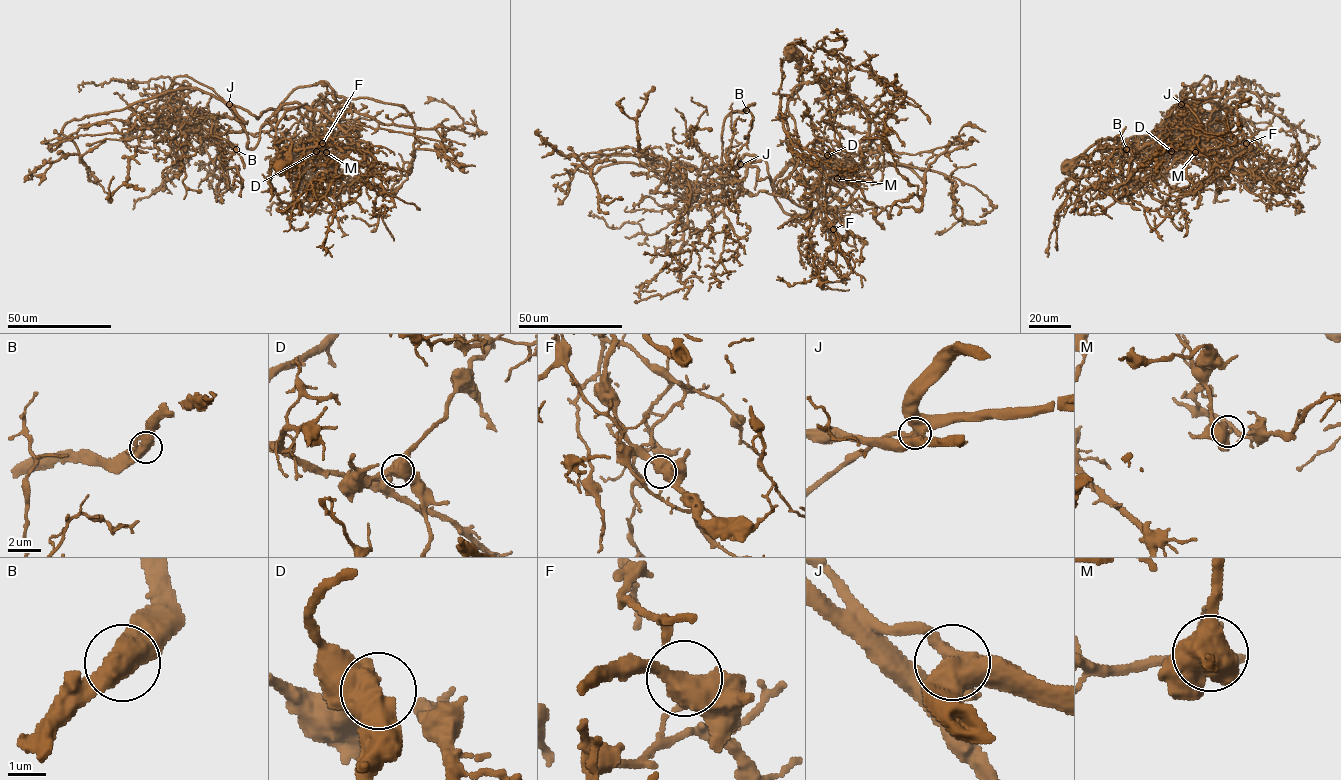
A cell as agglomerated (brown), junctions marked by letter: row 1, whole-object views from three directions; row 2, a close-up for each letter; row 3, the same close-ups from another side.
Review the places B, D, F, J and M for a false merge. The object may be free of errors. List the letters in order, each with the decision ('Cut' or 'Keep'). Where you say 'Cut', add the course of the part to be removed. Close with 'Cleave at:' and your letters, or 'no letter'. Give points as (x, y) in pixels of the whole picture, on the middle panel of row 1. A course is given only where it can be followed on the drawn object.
B: Keep
D: Keep
F: Keep
J: Cut. Course of the part to remove: (740, 164), (764, 160), (793, 216), (863, 168), (943, 173), (954, 215), (973, 223), (935, 234)
M: Keep
Cleave at: J

